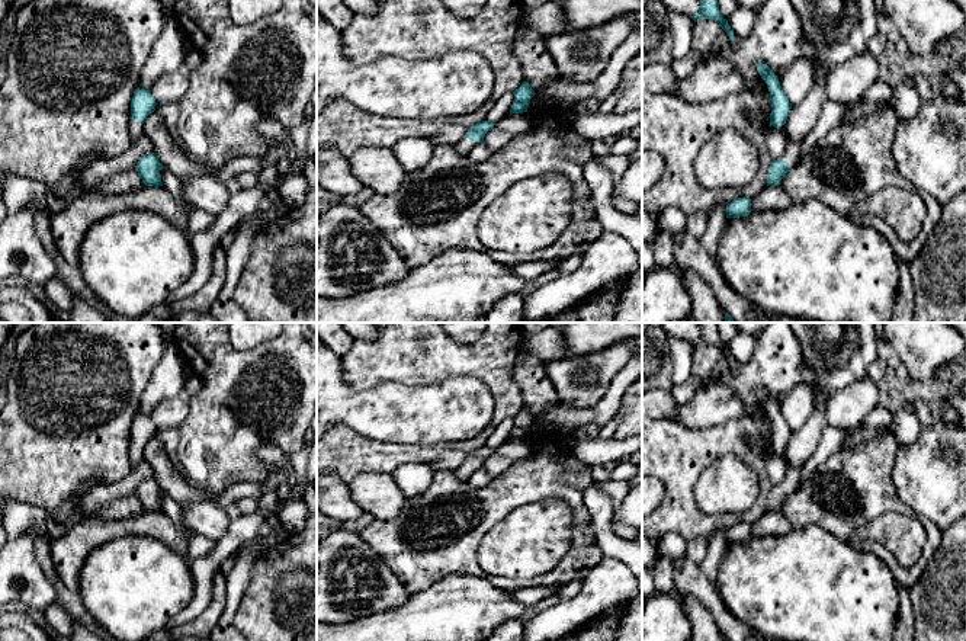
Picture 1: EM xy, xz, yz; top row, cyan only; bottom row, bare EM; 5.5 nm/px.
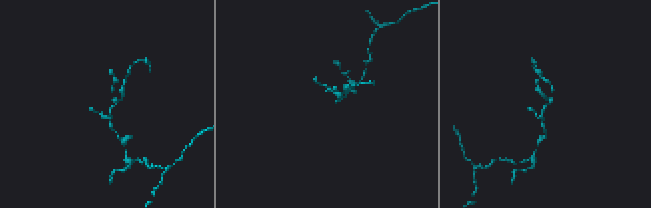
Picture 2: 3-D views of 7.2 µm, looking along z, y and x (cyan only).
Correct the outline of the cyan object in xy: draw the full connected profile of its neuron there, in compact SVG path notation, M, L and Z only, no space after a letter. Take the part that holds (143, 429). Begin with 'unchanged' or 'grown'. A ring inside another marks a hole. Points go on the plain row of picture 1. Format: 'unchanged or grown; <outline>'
grown; M137 413L131 426L131 451L129 458L132 467L137 465L142 459L142 449L145 448L147 442L155 436L154 422L150 416Z

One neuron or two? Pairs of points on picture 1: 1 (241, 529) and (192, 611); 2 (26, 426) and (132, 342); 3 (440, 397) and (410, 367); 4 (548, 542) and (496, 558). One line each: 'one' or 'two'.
1: one
2: one
3: two
4: one

